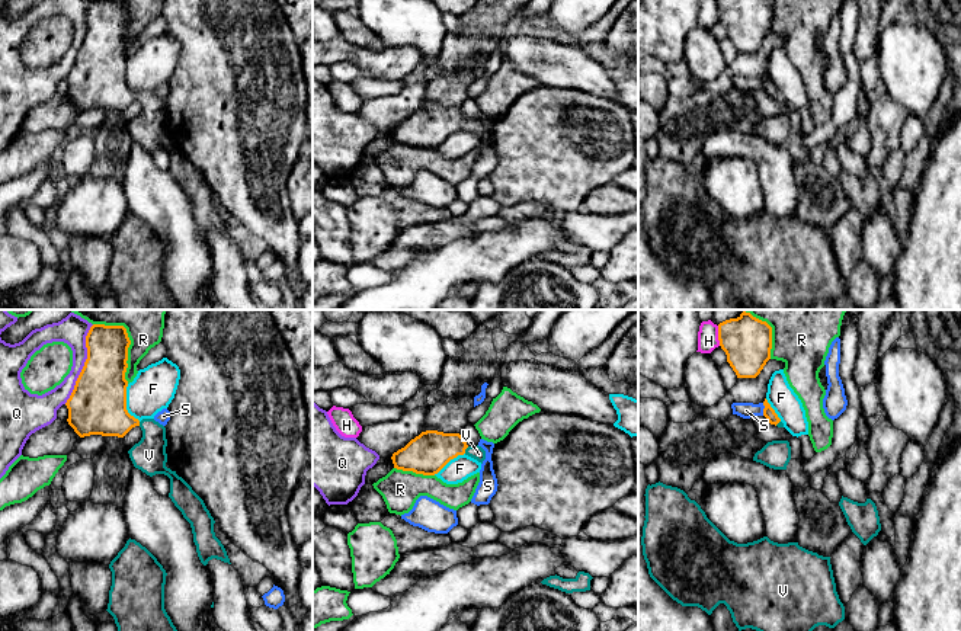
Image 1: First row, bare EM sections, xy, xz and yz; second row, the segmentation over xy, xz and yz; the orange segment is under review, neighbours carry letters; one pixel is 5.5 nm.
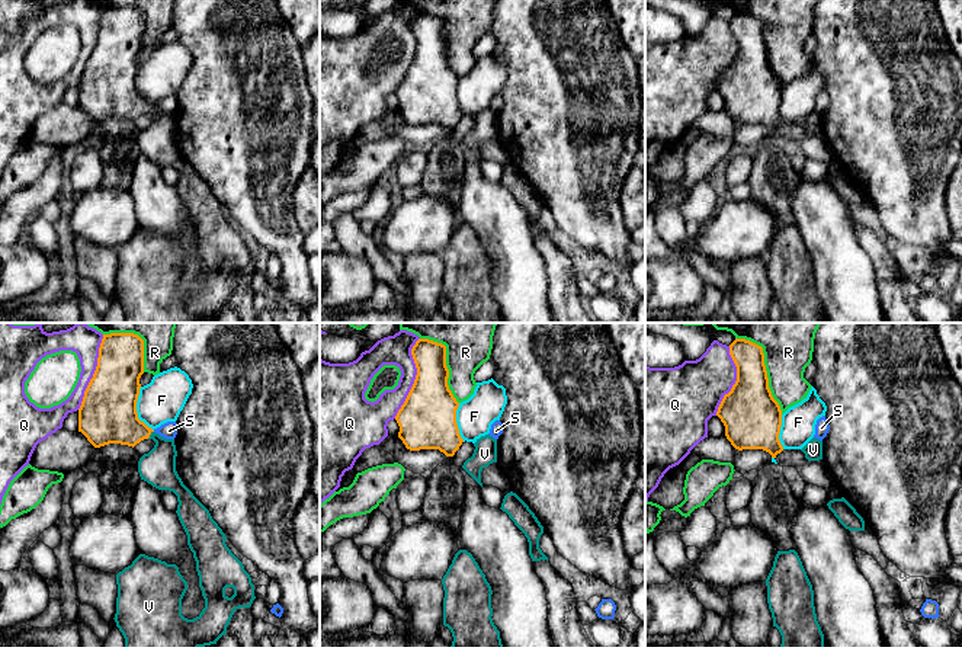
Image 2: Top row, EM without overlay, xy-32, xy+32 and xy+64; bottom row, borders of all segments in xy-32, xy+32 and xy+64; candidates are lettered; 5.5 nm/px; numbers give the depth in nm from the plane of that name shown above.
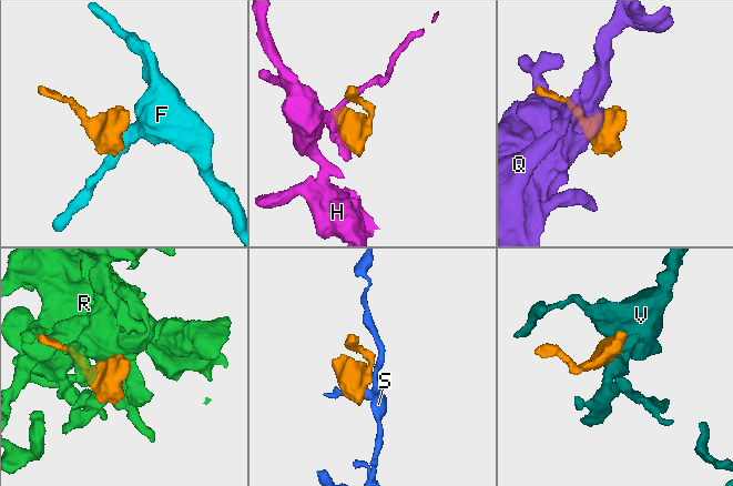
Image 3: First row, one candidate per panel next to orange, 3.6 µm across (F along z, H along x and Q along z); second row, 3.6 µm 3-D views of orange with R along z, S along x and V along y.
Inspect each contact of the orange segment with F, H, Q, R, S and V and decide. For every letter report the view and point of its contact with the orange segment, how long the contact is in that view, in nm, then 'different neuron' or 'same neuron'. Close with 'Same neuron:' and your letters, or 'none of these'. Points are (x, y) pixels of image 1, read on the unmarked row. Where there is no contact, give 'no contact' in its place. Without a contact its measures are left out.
F: xy (125, 79) | 220 nm | different neuron
H: yz (718, 10) | 110 nm | different neuron
Q: xy (85, 39) | 460 nm | different neuron
R: xy (127, 29) | 320 nm | different neuron
S: yz (764, 83) | 70 nm | different neuron
V: xz (465, 122) | 50 nm | same neuron
Same neuron: V

